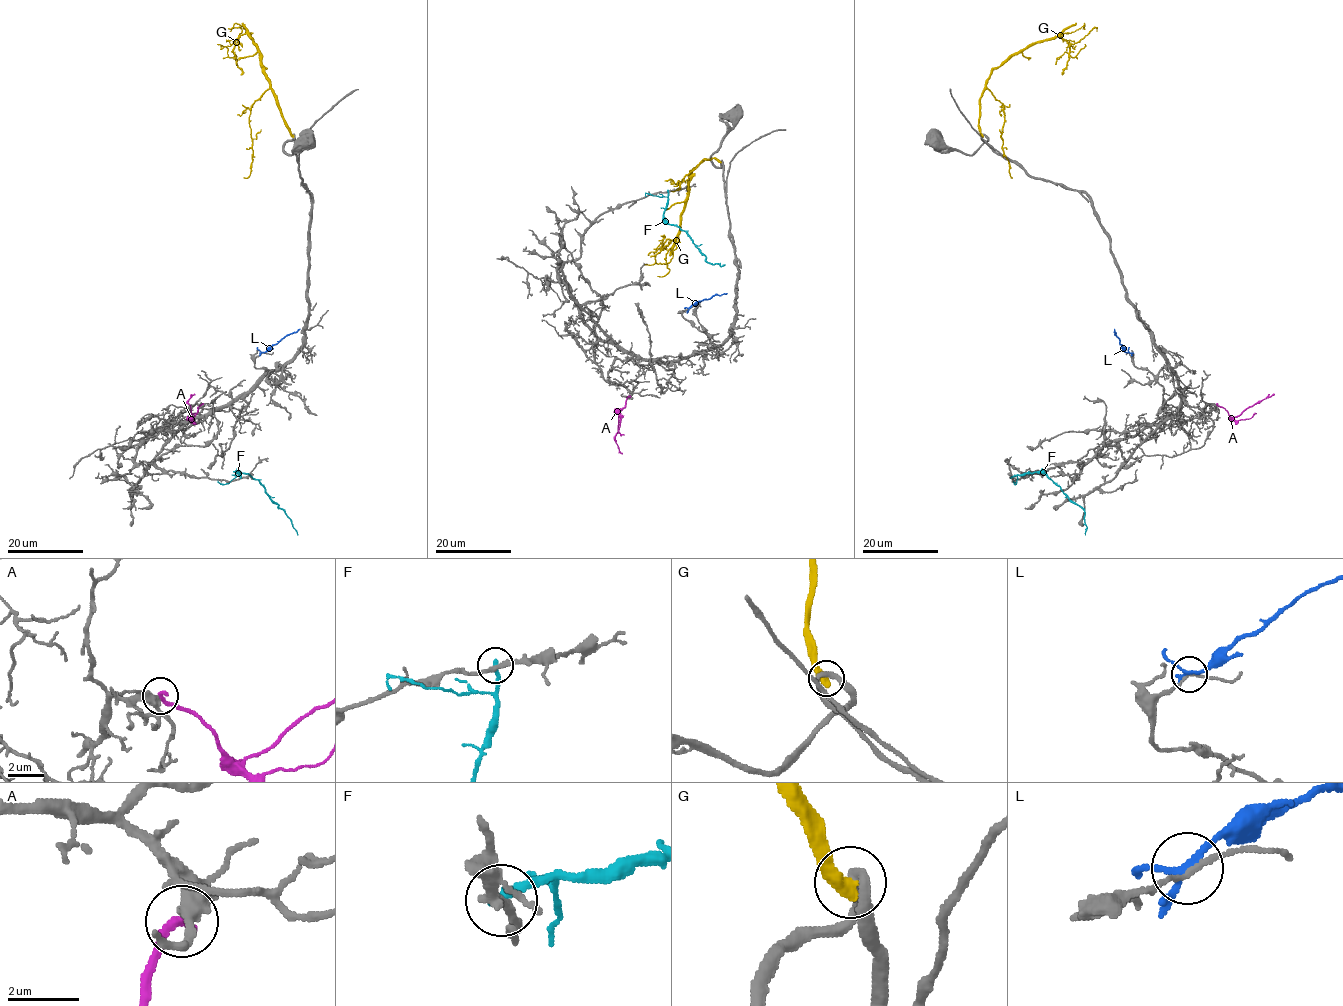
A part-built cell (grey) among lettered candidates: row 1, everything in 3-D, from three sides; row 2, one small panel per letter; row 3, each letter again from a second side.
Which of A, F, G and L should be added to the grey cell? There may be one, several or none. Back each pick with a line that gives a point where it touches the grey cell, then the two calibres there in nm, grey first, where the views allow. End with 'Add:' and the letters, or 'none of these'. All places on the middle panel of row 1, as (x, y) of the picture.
Add: none of these

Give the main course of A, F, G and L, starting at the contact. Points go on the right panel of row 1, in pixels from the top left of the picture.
A: (1216, 404), (1234, 418), (1273, 393)
F: (1011, 477), (1043, 472), (1084, 510), (1085, 534)
G: (982, 135), (979, 100), (992, 71), (1014, 55), (1060, 34), (1071, 43), (1094, 27), (1097, 31)
L: (1128, 352), (1115, 335), (1114, 328)

